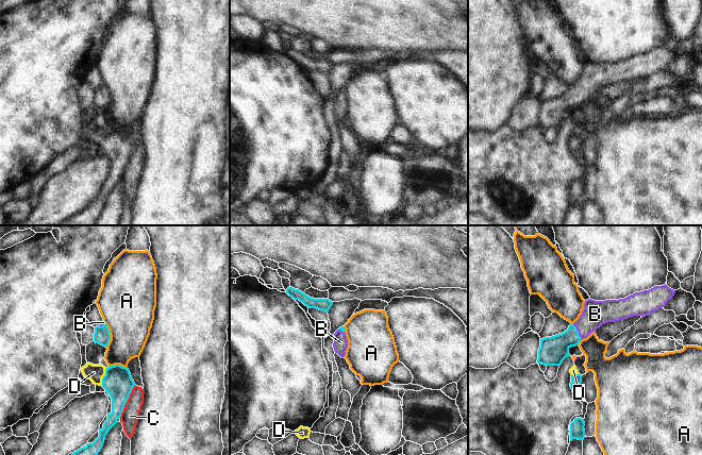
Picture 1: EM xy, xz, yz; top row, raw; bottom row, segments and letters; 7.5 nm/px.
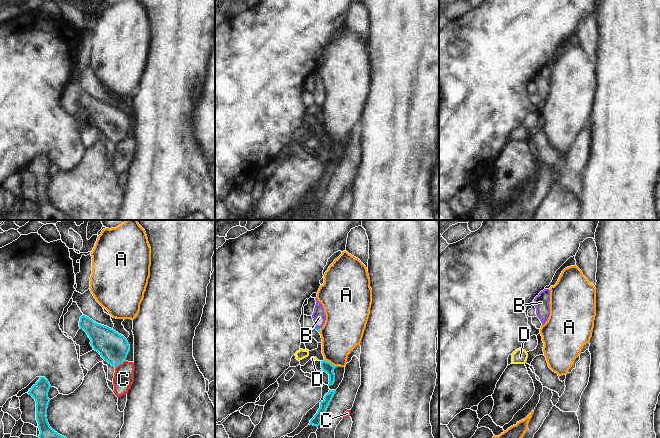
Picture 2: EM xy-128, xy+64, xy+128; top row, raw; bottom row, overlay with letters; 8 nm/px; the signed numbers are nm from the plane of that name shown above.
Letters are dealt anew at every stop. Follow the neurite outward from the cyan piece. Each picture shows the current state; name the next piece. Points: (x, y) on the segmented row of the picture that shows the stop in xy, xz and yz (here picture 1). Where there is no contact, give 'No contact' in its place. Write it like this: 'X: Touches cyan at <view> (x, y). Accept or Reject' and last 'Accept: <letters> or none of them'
A: Touches cyan at xy (110, 335). Reject
B: Touches cyan at yz (578, 332). Accept
C: Touches cyan at xy (127, 400). Reject
D: Touches cyan at xy (103, 376). Accept
Accept: B, D.

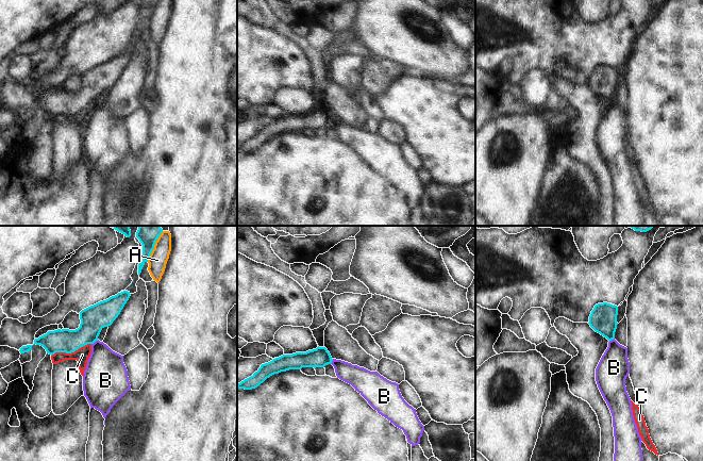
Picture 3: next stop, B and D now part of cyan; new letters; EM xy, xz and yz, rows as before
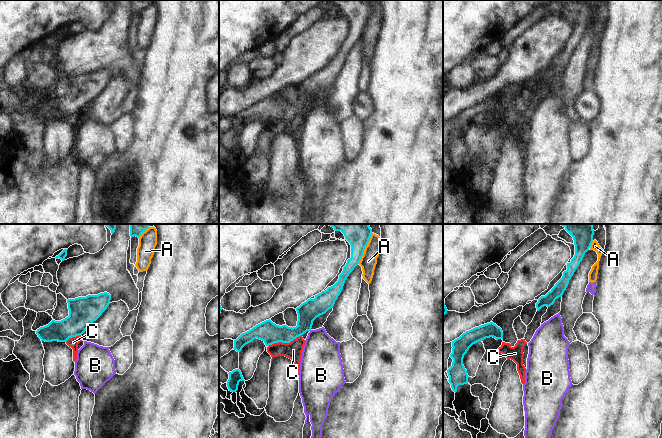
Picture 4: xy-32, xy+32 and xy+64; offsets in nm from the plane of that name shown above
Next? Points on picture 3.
A: Touches cyan at xy (153, 246). Reject
B: Touches cyan at xy (95, 341). Reject
C: Touches cyan at xy (70, 352). Reject
Accept: none of them.

